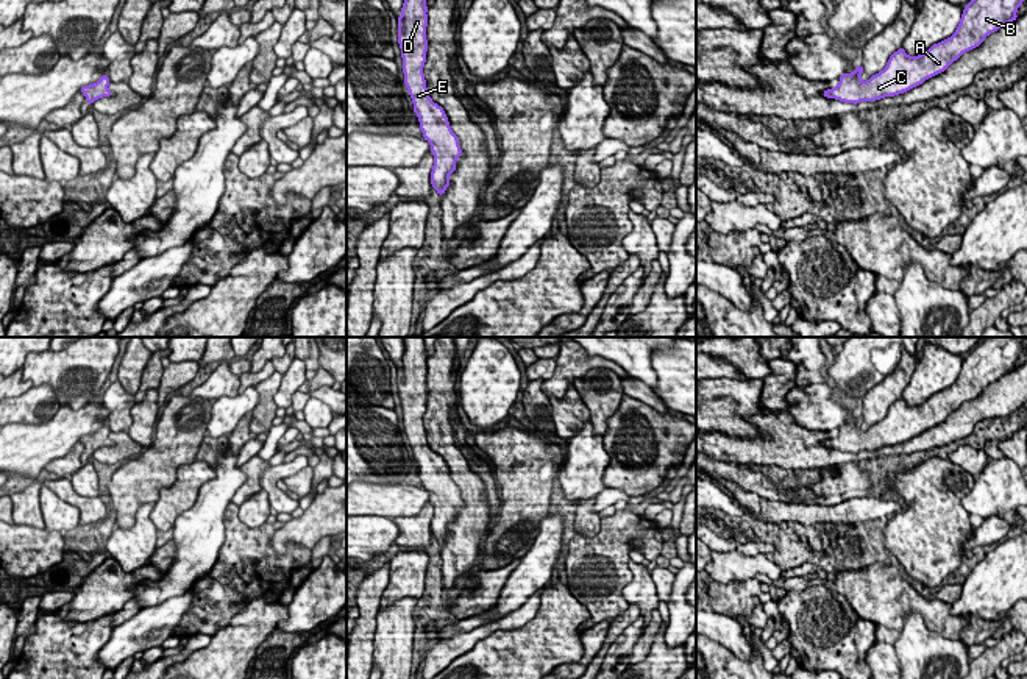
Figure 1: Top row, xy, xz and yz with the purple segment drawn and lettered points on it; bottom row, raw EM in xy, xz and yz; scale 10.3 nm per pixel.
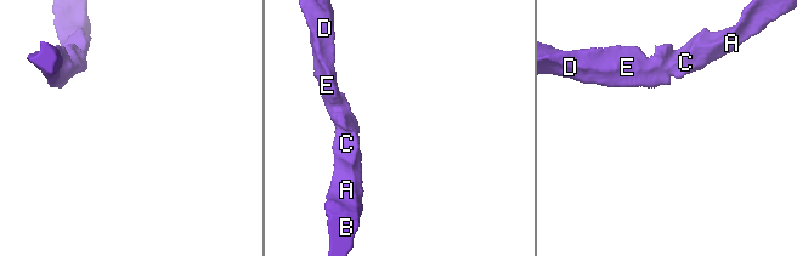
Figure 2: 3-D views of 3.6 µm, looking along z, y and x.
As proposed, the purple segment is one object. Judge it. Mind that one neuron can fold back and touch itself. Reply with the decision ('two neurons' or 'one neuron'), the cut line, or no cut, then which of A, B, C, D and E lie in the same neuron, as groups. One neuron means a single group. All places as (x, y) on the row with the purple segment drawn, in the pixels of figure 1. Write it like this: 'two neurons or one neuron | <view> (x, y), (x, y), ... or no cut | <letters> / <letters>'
one neuron | no cut | A B C D E

